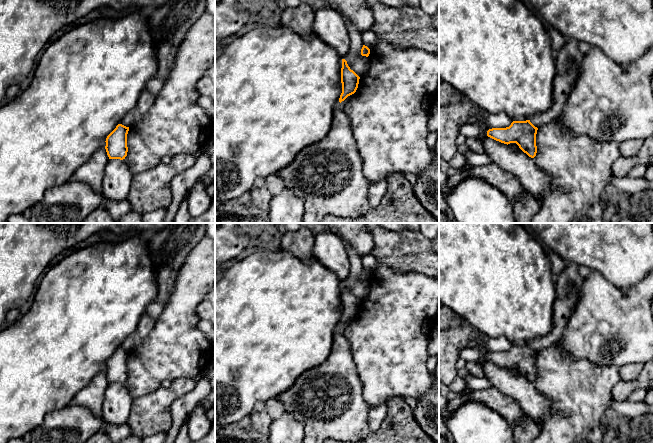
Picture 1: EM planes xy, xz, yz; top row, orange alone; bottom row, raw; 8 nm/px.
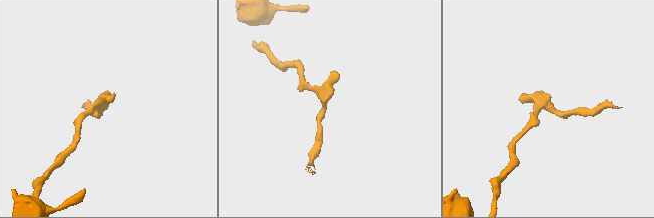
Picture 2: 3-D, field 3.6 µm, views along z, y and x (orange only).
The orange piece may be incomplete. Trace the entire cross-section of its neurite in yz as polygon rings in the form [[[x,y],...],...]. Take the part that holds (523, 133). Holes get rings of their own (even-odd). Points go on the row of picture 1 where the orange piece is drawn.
[[[530,120],[513,121],[509,127],[489,129],[487,136],[507,145],[516,143],[524,153],[534,158],[537,153],[537,130]]]

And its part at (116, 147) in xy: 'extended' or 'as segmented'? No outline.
as segmented

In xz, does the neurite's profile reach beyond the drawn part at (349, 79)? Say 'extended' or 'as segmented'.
as segmented

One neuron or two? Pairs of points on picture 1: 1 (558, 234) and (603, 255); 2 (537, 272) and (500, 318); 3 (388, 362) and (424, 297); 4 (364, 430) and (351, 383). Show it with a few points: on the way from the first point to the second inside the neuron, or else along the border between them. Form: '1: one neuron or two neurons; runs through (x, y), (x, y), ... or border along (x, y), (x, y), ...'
1: one neuron; runs through (569, 234), (582, 234), (592, 244)
2: one neuron; runs through (526, 283), (502, 307)
3: one neuron; runs through (389, 346), (391, 330), (408, 313)
4: one neuron; runs through (352, 418), (352, 395)

